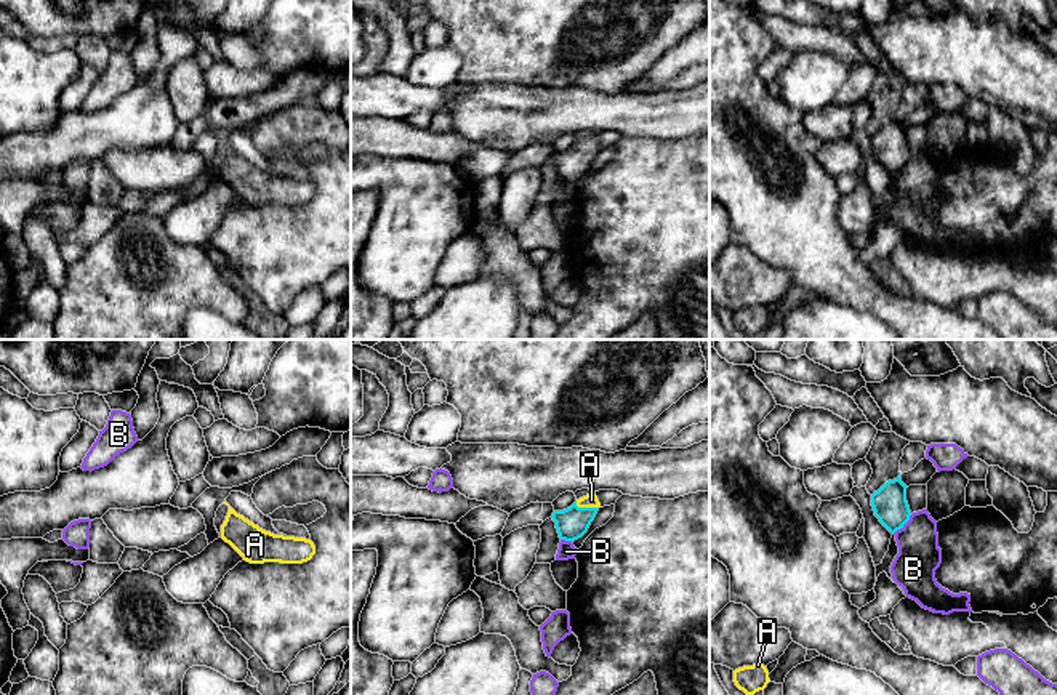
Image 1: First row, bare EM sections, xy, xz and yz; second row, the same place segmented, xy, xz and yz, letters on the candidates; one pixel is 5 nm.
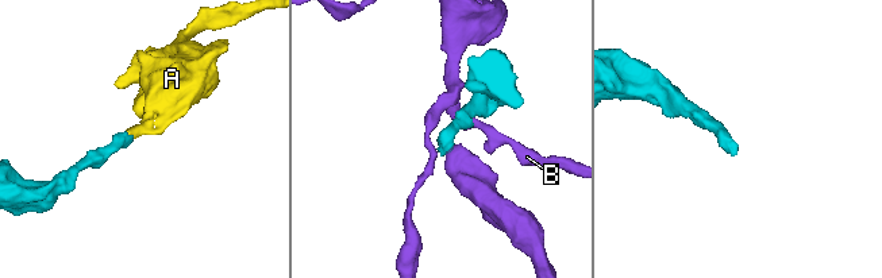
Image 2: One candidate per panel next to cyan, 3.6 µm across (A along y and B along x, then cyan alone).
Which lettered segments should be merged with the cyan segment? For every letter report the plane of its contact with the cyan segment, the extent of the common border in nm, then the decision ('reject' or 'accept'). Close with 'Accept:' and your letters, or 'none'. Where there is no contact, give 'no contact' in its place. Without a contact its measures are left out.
A: xz | 120 nm | accept
B: yz | 140 nm | reject
Accept: A

